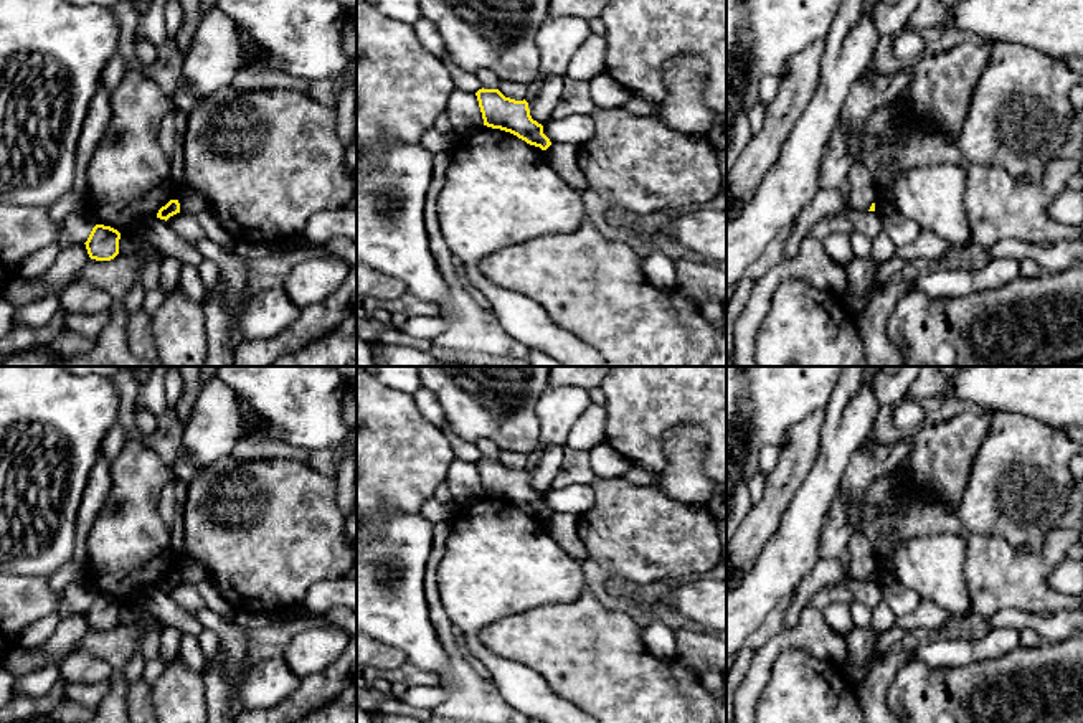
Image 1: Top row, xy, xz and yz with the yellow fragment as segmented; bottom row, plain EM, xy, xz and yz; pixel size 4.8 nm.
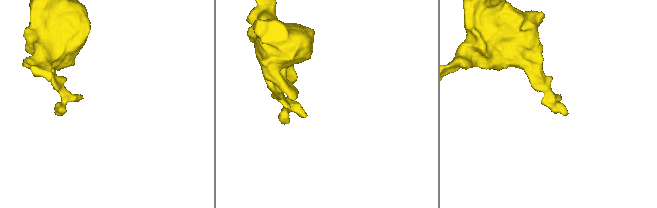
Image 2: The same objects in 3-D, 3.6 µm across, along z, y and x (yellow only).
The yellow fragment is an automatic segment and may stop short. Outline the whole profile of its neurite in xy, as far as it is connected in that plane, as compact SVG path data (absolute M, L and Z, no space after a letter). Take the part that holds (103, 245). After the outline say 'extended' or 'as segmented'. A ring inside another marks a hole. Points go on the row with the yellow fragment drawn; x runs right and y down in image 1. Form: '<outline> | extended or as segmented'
M96 224L84 244L91 259L111 261L119 254L119 239L121 233L117 229Z | as segmented

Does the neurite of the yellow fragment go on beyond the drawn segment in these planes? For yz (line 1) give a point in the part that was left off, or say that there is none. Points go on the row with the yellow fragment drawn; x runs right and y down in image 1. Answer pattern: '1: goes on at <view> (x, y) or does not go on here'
1: does not go on here

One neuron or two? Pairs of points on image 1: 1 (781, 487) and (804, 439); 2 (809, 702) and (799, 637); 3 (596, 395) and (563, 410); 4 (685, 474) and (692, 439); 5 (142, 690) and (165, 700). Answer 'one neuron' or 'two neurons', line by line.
1: one neuron
2: two neurons
3: two neurons
4: one neuron
5: two neurons

